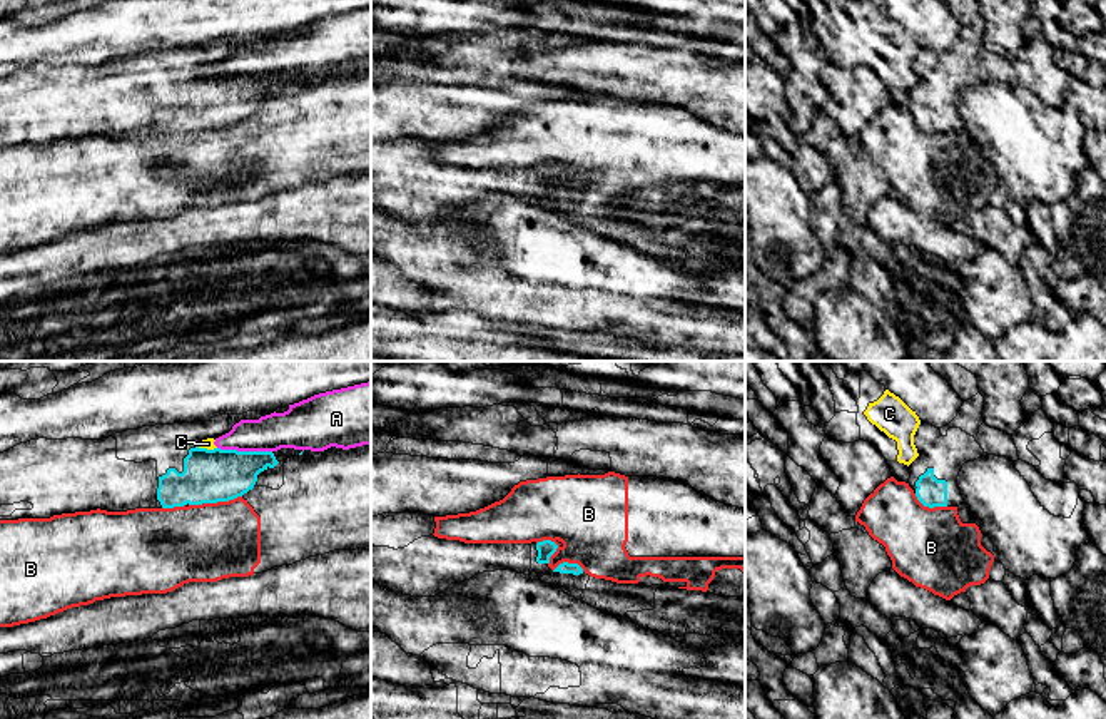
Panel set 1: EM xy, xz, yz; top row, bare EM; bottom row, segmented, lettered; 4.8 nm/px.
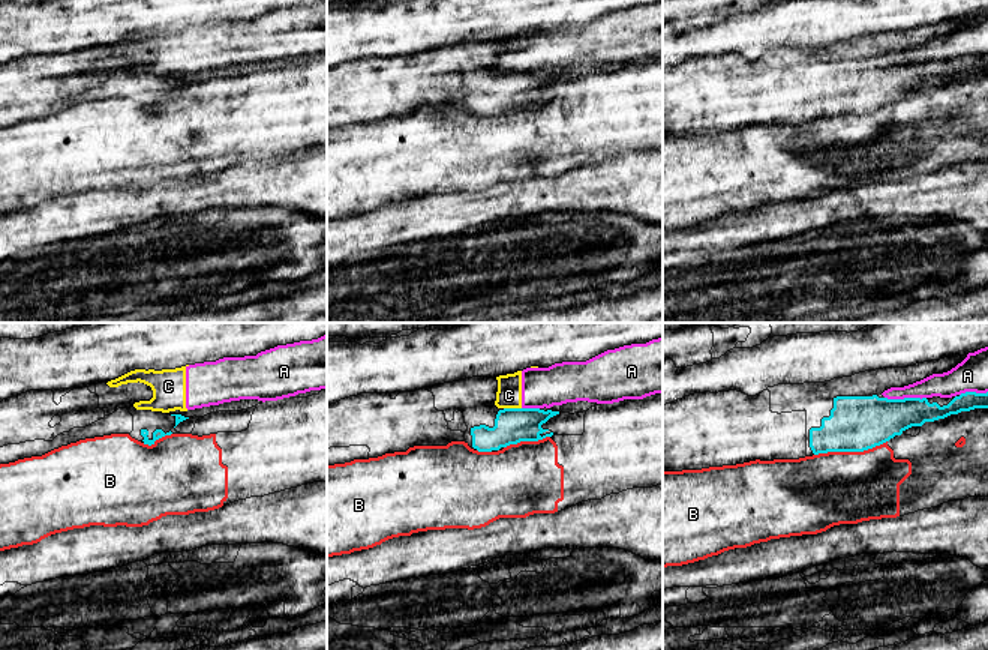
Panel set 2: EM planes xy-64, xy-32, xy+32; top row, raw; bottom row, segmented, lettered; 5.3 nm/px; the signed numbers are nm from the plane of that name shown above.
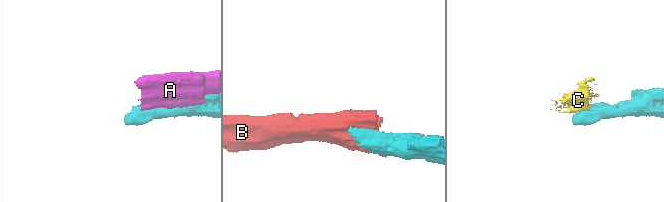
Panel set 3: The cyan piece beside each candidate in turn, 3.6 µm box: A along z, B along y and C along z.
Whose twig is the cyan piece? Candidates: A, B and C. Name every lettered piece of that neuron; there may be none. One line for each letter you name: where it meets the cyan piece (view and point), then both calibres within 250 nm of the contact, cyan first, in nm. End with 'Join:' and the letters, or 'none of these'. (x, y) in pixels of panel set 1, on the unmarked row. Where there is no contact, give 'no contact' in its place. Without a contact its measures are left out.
Join: none of these

